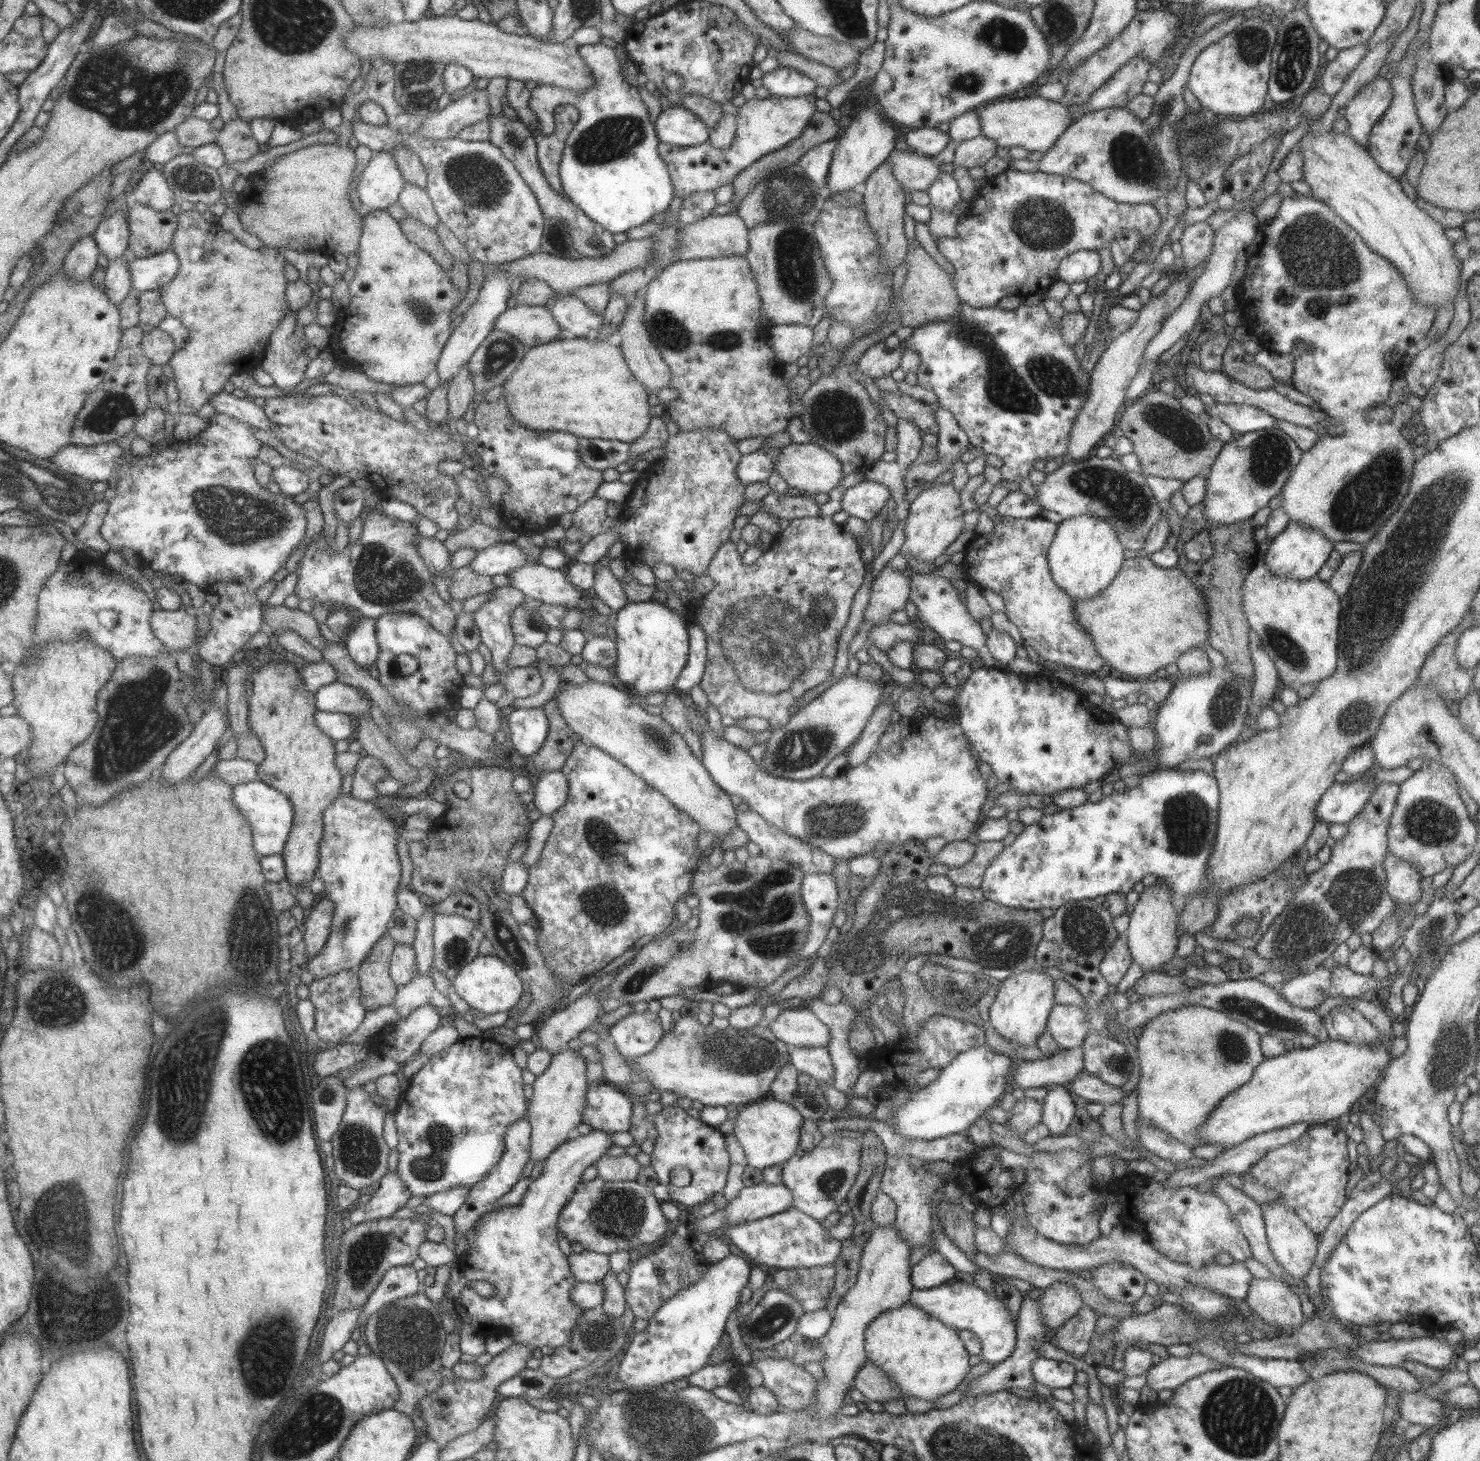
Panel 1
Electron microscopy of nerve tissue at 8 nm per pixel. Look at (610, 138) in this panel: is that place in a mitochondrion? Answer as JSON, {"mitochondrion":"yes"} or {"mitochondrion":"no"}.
{"mitochondrion":"yes"}

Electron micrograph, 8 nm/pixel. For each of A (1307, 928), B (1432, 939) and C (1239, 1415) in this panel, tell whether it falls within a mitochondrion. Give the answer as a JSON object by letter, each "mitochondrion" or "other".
{"A":"mitochondrion","B":"mitochondrion","C":"mitochondrion"}

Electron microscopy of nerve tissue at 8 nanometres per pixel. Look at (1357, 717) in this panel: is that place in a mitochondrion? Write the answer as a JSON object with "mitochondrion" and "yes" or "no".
{"mitochondrion":"yes"}

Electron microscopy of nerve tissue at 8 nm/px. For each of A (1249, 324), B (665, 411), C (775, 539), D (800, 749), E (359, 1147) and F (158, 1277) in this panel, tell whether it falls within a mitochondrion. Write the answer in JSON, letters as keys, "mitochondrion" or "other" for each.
{"A":"other","B":"other","C":"other","D":"mitochondrion","E":"mitochondrion","F":"other"}

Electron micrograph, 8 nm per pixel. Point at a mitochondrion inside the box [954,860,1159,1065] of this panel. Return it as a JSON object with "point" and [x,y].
{"point":[992,942]}

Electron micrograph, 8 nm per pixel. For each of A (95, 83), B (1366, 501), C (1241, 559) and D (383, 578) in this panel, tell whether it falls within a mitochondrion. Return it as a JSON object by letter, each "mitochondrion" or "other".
{"A":"mitochondrion","B":"mitochondrion","C":"other","D":"mitochondrion"}

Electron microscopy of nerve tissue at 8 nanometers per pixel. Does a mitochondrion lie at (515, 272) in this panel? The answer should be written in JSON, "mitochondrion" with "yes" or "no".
{"mitochondrion":"no"}

